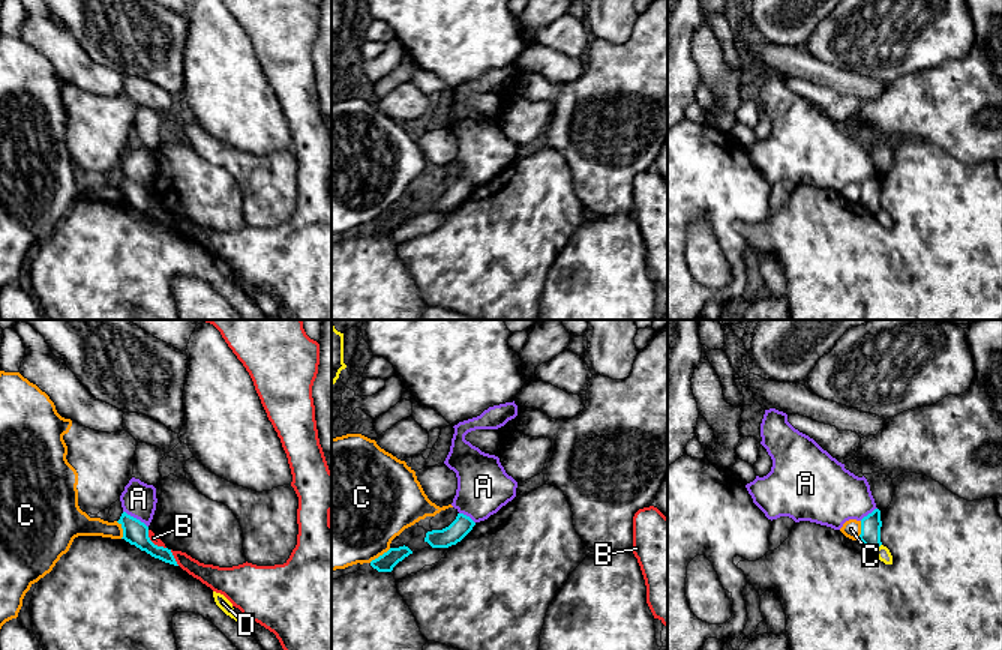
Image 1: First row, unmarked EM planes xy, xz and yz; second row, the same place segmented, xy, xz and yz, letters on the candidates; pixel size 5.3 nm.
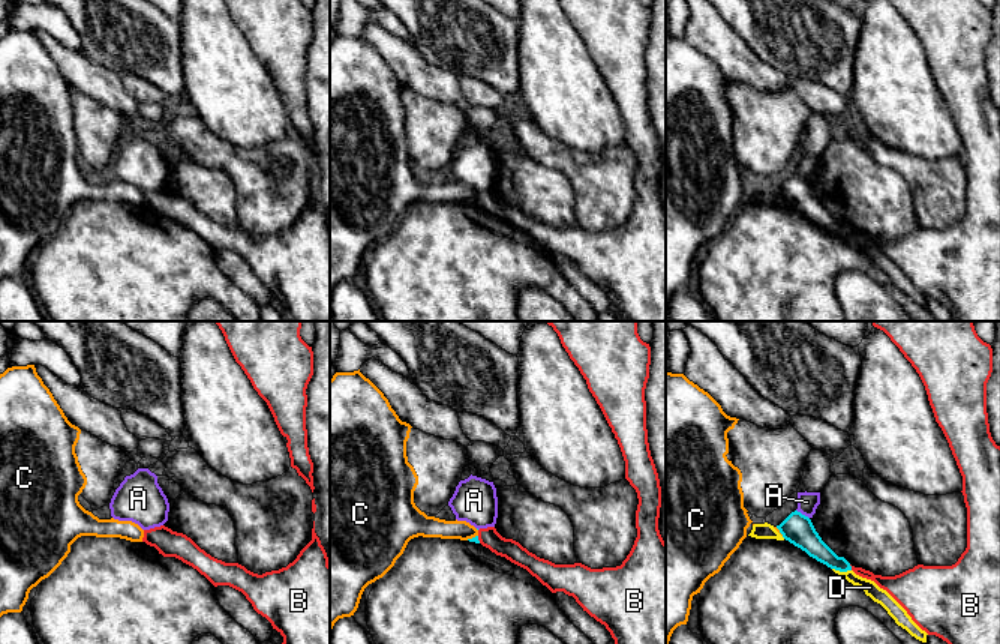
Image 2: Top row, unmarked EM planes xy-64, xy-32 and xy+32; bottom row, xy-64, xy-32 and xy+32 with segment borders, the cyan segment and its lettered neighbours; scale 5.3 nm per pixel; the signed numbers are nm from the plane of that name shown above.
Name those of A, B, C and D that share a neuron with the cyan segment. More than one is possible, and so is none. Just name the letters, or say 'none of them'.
none of them

